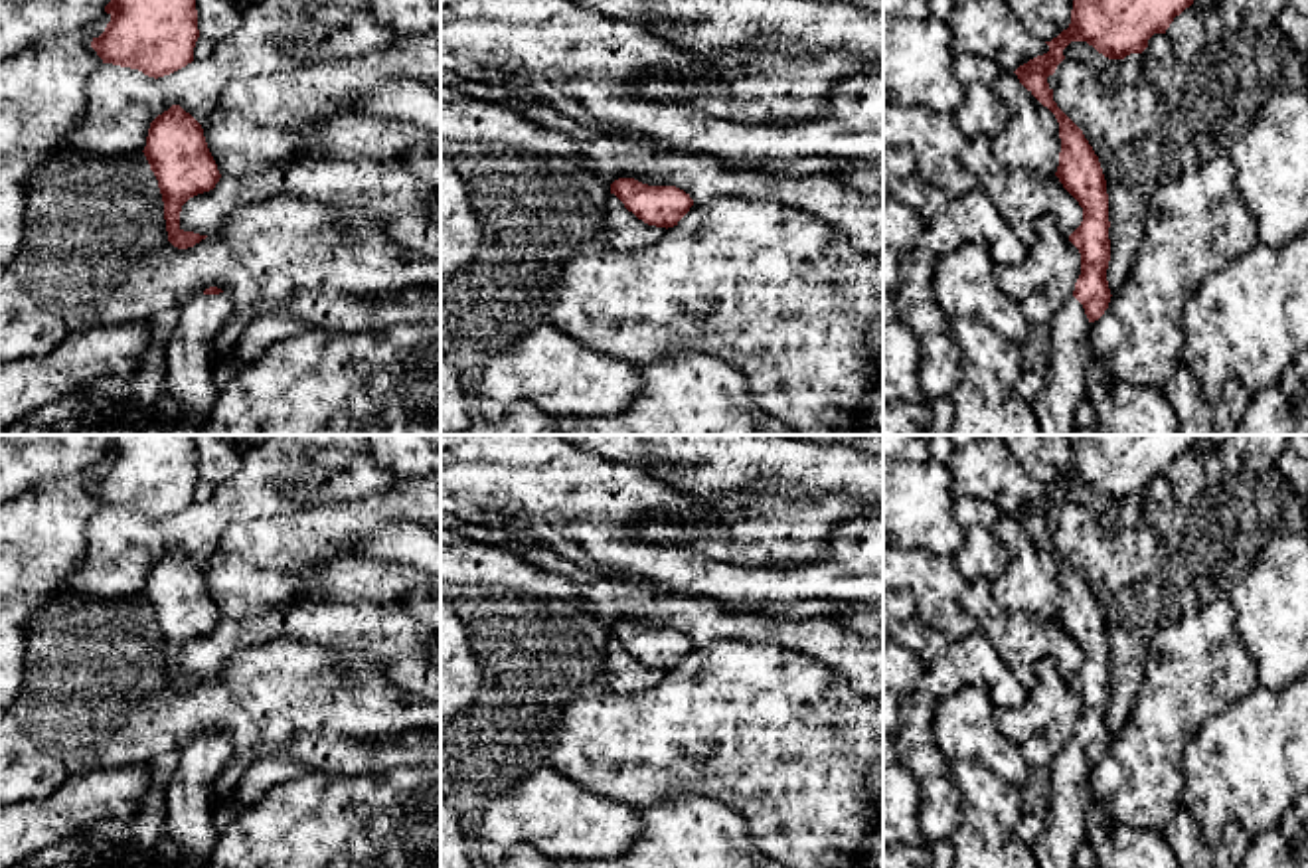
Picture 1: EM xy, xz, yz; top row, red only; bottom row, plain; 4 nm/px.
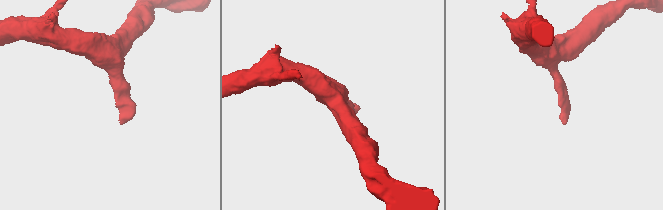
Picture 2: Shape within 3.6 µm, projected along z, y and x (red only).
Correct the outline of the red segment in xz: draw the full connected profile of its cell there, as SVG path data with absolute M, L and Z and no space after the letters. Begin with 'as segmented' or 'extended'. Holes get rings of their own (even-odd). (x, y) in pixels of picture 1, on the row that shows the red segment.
as segmented | M618 178L611 184L628 212L656 227L674 227L690 212L694 200L676 186L648 186L634 178Z

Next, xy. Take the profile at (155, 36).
as segmented | M111 0L105 12L111 22L91 42L103 63L158 79L194 61L196 0Z

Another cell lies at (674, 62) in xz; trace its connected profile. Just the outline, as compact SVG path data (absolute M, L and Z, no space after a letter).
M441 0L441 53L474 67L547 79L581 101L599 123L652 136L670 148L729 162L840 158L883 164L883 71L840 79L830 91L830 111L808 121L721 121L680 101L646 99L632 81L640 73L666 73L715 83L715 69L692 61L672 42L648 36L634 22L603 16L571 0Z

